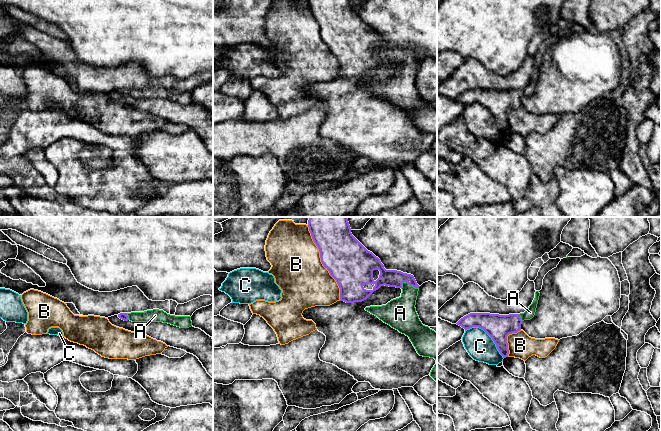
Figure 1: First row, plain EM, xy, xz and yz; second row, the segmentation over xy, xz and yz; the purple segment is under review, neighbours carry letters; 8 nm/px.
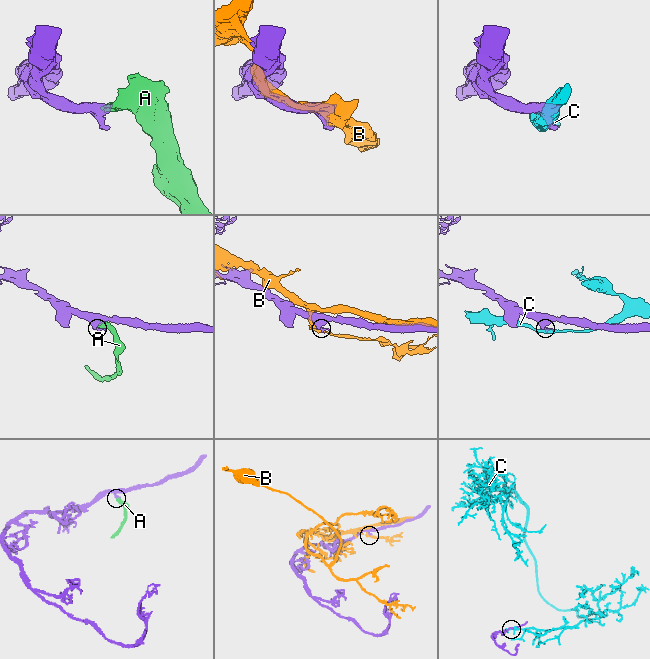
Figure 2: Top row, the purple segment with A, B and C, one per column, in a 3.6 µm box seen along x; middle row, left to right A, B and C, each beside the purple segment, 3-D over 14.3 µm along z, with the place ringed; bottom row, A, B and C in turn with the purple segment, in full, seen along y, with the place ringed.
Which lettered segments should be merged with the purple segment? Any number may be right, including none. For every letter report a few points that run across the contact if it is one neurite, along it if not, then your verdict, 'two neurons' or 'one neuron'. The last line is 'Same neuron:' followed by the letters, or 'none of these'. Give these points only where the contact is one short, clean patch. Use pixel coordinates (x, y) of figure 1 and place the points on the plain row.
A: one neuron
B: two neurons
C: two neurons
Same neuron: A

